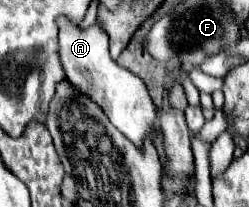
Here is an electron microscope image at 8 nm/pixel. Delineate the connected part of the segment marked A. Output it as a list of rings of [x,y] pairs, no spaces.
[[[59,16],[59,60],[65,70],[65,76],[79,88],[83,94],[91,96],[111,118],[117,130],[121,130],[137,146],[145,136],[153,136],[155,130],[155,104],[149,98],[149,92],[143,80],[119,66],[109,54],[109,38],[105,30],[95,20],[91,26],[75,26],[69,18]]]

